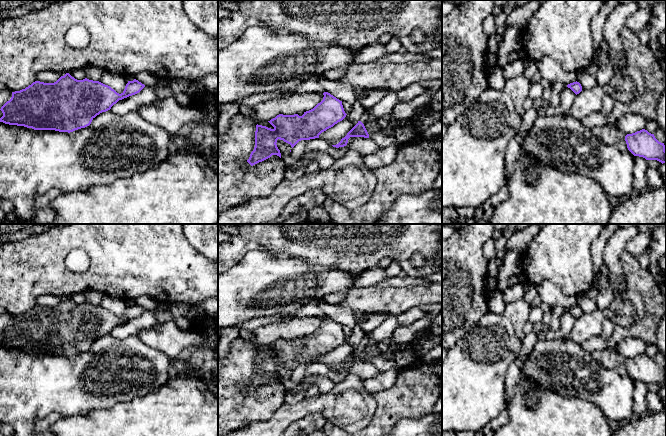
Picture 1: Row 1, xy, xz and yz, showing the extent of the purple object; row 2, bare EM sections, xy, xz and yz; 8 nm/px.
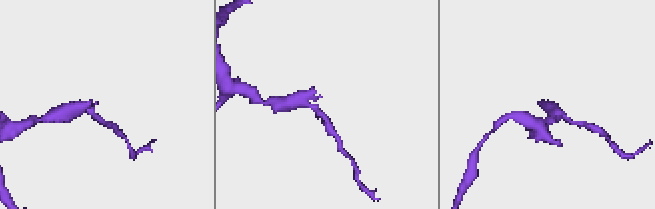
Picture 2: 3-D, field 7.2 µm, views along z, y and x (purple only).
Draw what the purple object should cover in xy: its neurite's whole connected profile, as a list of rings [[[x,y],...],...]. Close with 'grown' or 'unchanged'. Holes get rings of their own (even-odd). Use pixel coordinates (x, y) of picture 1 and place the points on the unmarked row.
[[[66,297],[54,307],[35,305],[25,313],[12,316],[11,323],[0,333],[3,337],[0,346],[70,357],[89,350],[97,339],[144,311],[134,303],[119,318],[99,305],[77,304]]]; unchanged

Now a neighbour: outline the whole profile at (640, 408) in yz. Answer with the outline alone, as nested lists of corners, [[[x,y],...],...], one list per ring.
[[[634,380],[634,381],[636,389],[633,397],[633,409],[634,409],[634,414],[636,414],[637,417],[641,417],[649,413],[649,410],[646,405],[646,396],[649,392],[648,384],[639,380]]]

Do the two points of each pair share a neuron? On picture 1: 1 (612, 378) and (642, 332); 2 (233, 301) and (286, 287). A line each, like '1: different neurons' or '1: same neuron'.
1: different neurons
2: same neuron

